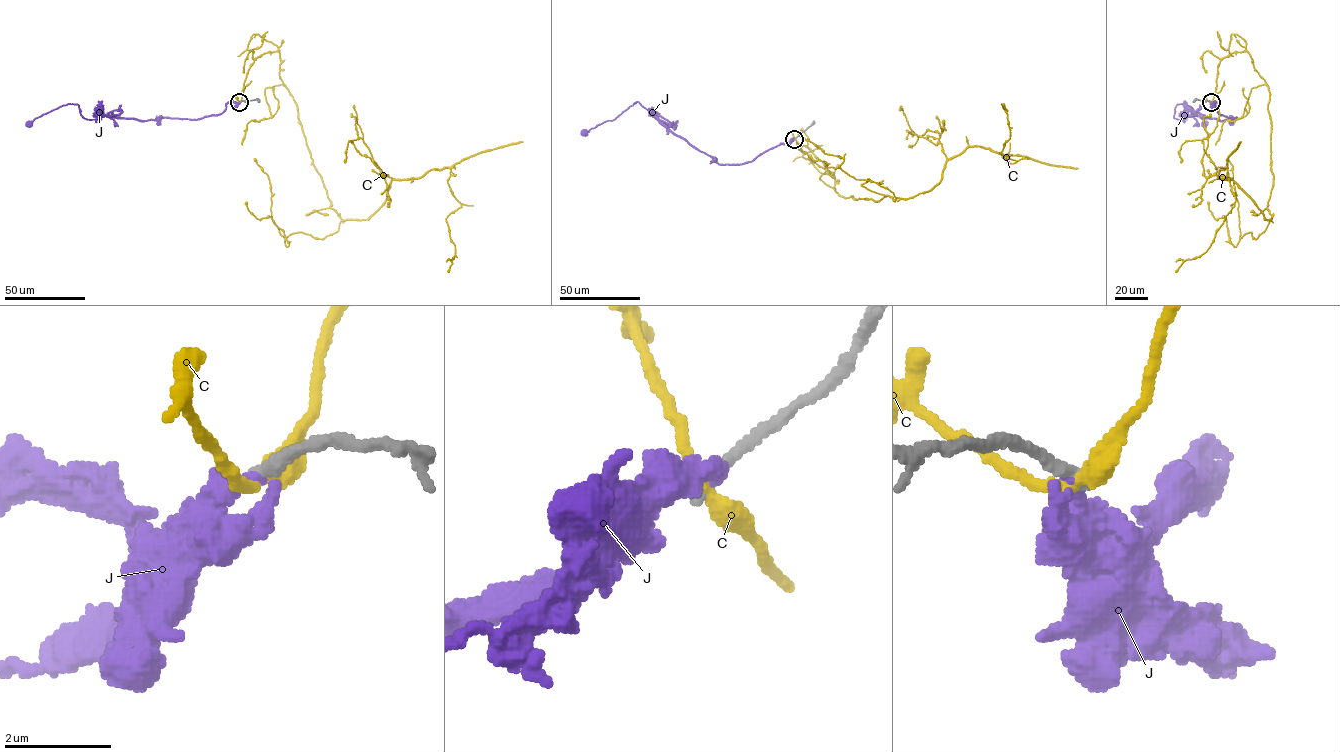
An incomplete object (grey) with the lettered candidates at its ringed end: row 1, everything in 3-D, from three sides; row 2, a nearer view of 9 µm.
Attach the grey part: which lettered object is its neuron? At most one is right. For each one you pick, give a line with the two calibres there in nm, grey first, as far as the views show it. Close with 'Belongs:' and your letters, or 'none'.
Belongs: none

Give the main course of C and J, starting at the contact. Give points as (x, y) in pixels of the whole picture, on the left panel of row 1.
C: (240, 101), (278, 51), (343, 220), (449, 168), (448, 272)
J: (240, 101), (196, 119), (146, 120), (86, 119), (77, 104), (68, 104), (29, 122)

